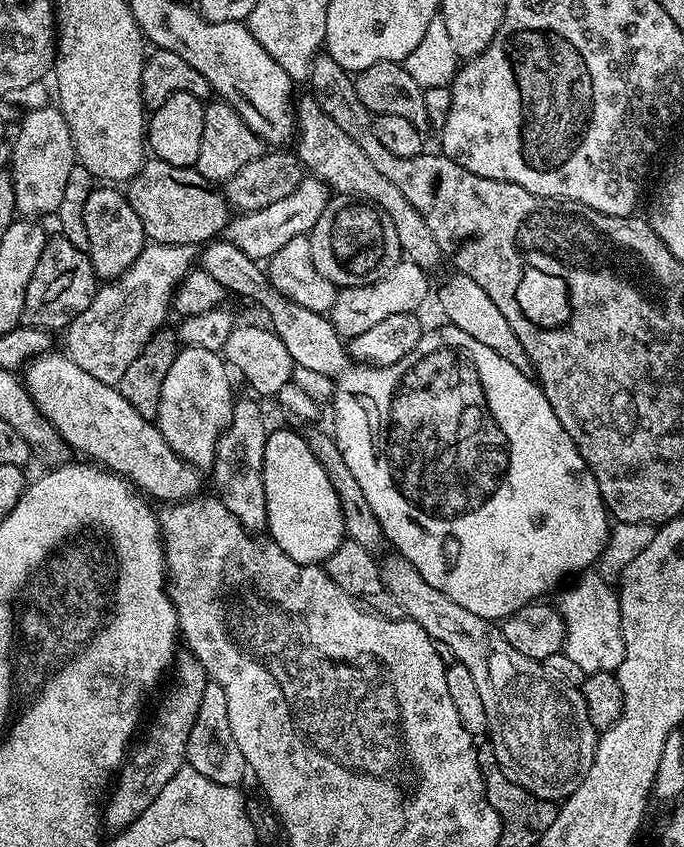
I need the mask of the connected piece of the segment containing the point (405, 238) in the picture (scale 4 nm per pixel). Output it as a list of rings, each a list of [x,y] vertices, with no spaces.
[[[304,94],[301,100],[299,97],[295,101],[294,111],[298,141],[300,140],[298,155],[305,169],[317,179],[323,180],[333,193],[358,196],[377,204],[386,214],[390,214],[390,222],[394,222],[394,230],[398,230],[398,242],[403,255],[425,270],[438,267],[440,260],[442,261],[442,253],[438,242],[434,242],[434,234],[430,234],[430,226],[426,226],[422,214],[418,214],[418,210],[414,210],[414,206],[406,202],[406,194],[402,194],[402,190],[398,190],[398,186],[394,186],[390,178],[384,177],[370,163],[362,146],[358,146],[358,142],[350,138],[350,134],[342,131],[310,94]]]

